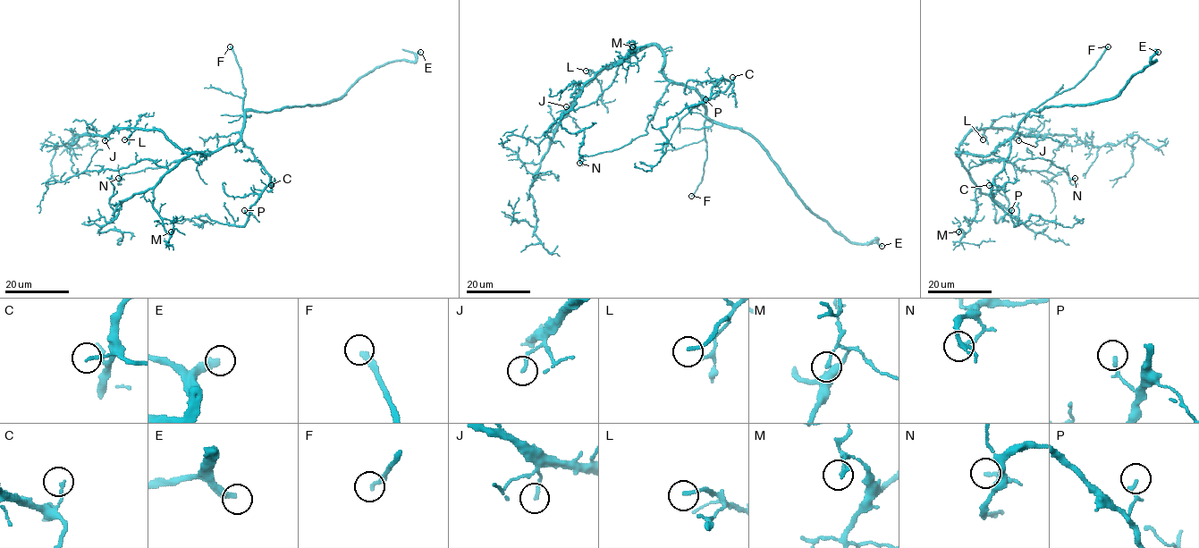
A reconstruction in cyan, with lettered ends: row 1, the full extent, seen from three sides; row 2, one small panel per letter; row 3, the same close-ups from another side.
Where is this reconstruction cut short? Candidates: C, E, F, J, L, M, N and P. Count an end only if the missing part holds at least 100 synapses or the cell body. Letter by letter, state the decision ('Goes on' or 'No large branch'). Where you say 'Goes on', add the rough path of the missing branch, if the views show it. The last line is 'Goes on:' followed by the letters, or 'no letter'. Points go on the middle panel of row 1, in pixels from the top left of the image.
C: No large branch
E: Goes on
F: Goes on. Course of what is missing: (691, 196), (677, 209), (643, 210), (597, 226), (554, 224), (508, 240), (478, 234), (466, 220), (465, 198)
J: No large branch
L: No large branch
M: No large branch
N: No large branch
P: No large branch
Goes on: E, F

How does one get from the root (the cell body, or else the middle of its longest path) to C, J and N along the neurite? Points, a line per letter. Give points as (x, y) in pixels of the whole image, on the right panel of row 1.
C: (974, 155), (987, 155), (1000, 144), (1009, 141), (1010, 153), (1004, 162), (1004, 167), (989, 185)
J: (974, 155), (957, 153), (958, 144), (973, 130), (1008, 128), (1019, 136), (1018, 140)
N: (974, 155), (993, 154), (1010, 163), (1043, 158), (1063, 168), (1070, 179), (1075, 178)

